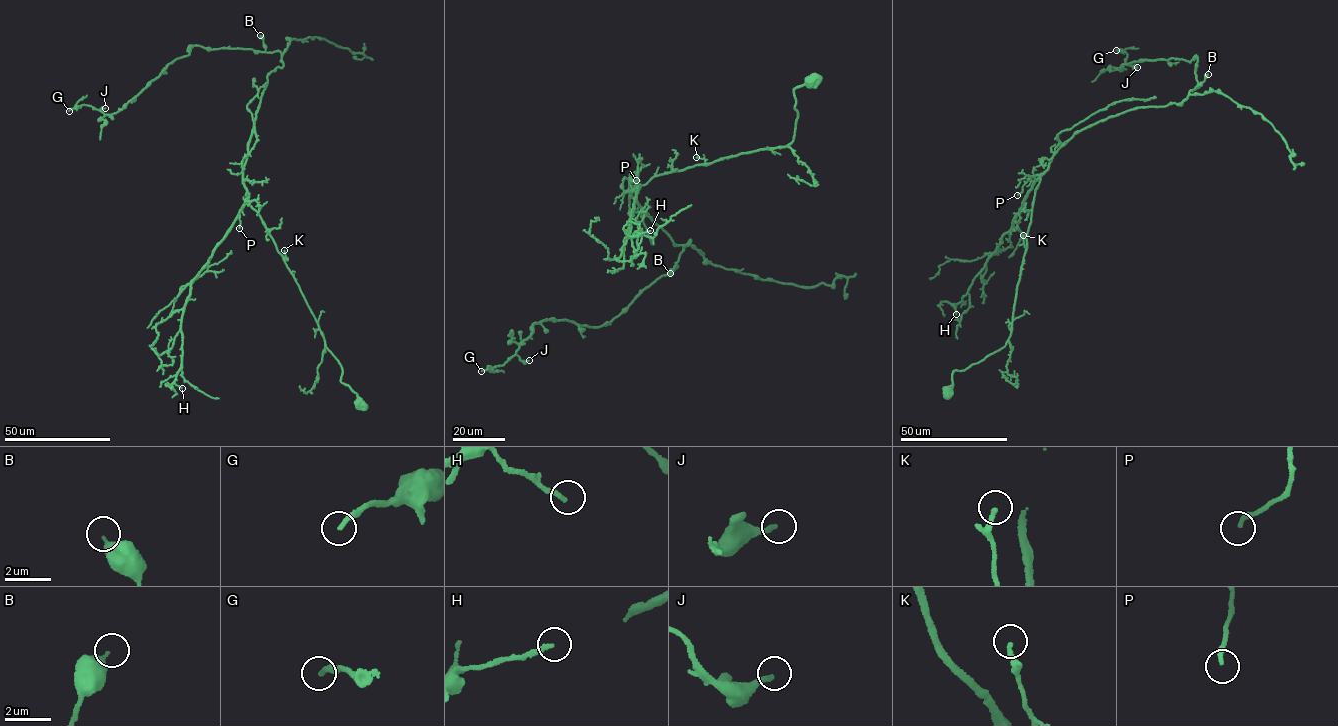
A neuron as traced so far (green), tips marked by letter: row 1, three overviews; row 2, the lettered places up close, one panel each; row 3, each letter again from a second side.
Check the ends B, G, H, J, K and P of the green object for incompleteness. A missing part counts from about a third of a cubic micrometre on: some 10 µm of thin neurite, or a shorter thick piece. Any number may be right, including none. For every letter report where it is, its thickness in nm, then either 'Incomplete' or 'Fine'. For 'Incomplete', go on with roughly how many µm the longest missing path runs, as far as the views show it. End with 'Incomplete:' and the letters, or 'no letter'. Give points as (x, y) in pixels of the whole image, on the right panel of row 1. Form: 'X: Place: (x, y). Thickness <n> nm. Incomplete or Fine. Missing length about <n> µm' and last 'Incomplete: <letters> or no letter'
B: Place: (1208, 74). Thickness 400 nm. Fine
G: Place: (1116, 50). Thickness 200 nm. Incomplete. Missing length about 15 µm
H: Place: (956, 314). Thickness 180 nm. Fine
J: Place: (1137, 67). Thickness 200 nm. Incomplete. Missing length about 7 µm
K: Place: (1023, 235). Thickness 190 nm. Fine
P: Place: (1017, 195). Thickness 200 nm. Fine
Incomplete: G, J

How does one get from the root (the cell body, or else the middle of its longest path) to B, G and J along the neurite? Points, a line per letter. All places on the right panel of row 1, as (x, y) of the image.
B: (947, 391), (953, 371), (1006, 344), (1034, 193), (1053, 153), (1109, 117), (1181, 105), (1208, 74)
G: (947, 391), (1006, 344), (1053, 153), (1197, 86), (1197, 57), (1121, 70), (1116, 50)
J: (947, 391), (1006, 344), (1053, 153), (1197, 86), (1196, 57), (1137, 67)

